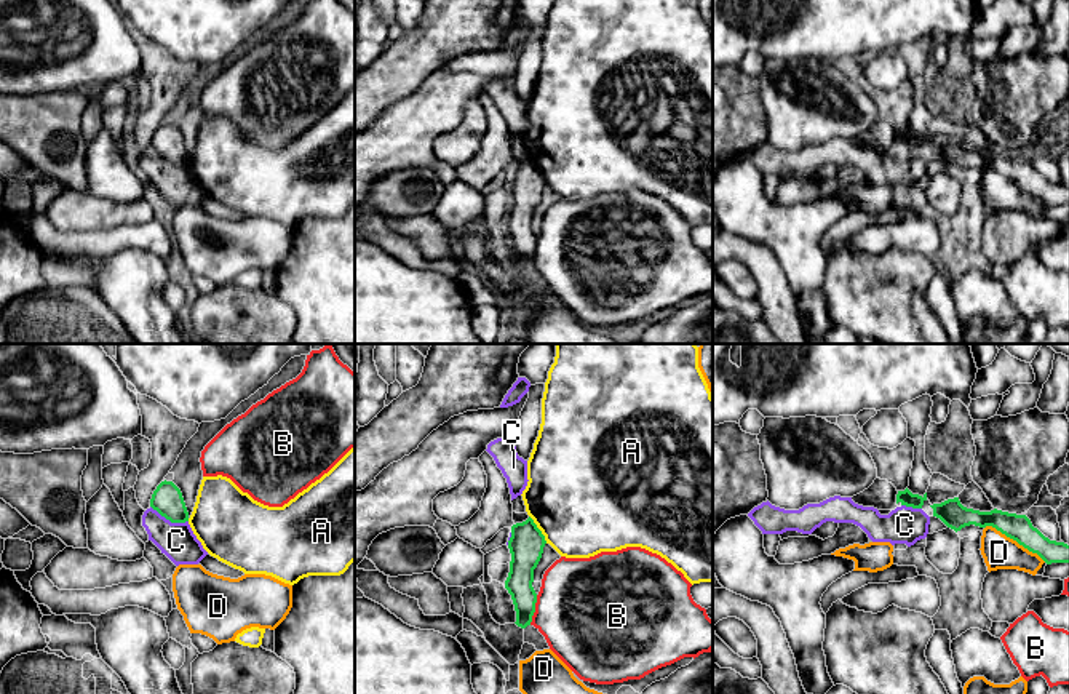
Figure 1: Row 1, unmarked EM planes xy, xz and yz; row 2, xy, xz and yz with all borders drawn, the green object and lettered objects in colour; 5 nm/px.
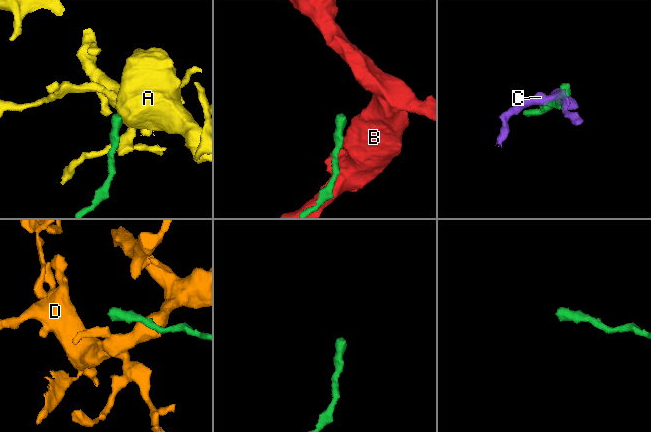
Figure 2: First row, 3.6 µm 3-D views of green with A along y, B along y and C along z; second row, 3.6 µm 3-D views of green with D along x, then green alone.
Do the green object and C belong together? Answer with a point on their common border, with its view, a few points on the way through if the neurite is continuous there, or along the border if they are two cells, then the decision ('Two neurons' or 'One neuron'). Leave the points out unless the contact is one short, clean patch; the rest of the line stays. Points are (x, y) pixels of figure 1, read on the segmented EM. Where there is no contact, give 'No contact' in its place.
Touches green at xy (170, 520). Boundary: xy (151, 506), (171, 522), (187, 522). Two neurons

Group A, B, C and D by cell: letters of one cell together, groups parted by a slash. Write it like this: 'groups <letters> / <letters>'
groups A / B / C / D

